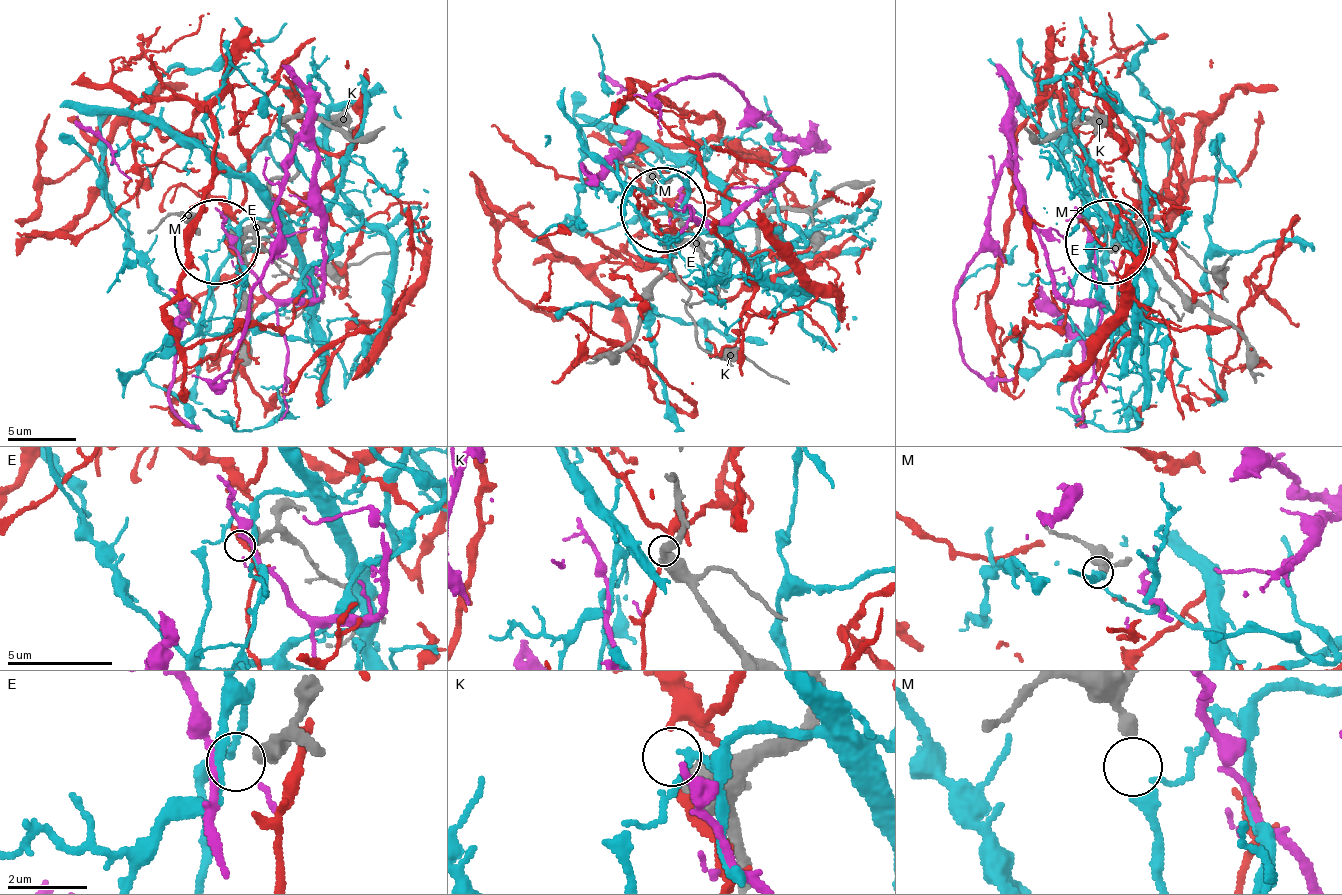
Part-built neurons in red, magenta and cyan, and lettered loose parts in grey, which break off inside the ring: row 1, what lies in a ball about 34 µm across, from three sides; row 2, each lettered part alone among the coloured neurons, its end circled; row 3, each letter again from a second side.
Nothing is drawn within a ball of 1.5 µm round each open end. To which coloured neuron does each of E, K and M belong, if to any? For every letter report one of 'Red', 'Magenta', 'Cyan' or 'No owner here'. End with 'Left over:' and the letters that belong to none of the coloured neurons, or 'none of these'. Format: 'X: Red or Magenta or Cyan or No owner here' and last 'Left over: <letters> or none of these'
E: No owner here
K: No owner here
M: Cyan
Left over: E, K

